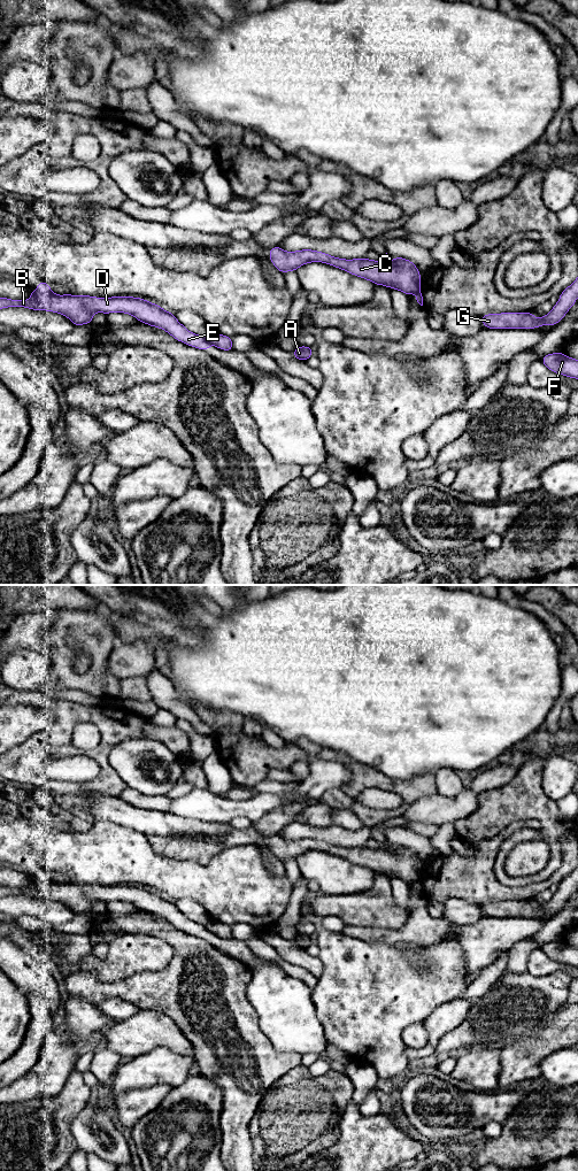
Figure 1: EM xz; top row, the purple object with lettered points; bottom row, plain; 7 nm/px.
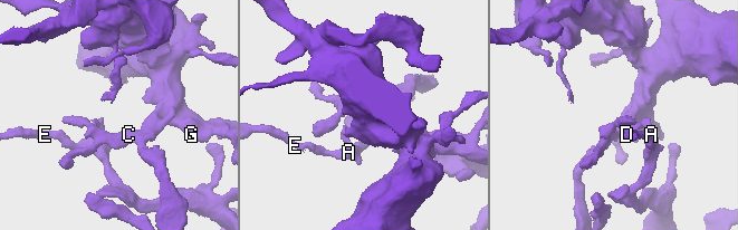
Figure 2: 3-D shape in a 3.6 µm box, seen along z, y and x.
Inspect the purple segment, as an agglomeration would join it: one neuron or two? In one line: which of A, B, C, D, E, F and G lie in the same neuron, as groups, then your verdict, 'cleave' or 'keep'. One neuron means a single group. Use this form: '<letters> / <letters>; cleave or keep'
A C F G / B D E; cleave

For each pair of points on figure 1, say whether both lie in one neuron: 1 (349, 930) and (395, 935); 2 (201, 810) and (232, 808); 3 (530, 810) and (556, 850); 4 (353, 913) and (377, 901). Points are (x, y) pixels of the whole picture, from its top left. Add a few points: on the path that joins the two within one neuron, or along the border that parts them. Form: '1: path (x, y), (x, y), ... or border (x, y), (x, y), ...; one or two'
1: path (361, 933), (384, 935); one
2: path (209, 808), (224, 808); one
3: path (541, 816), (553, 827), (553, 839); one
4: path (359, 909), (369, 909), (371, 907); one

